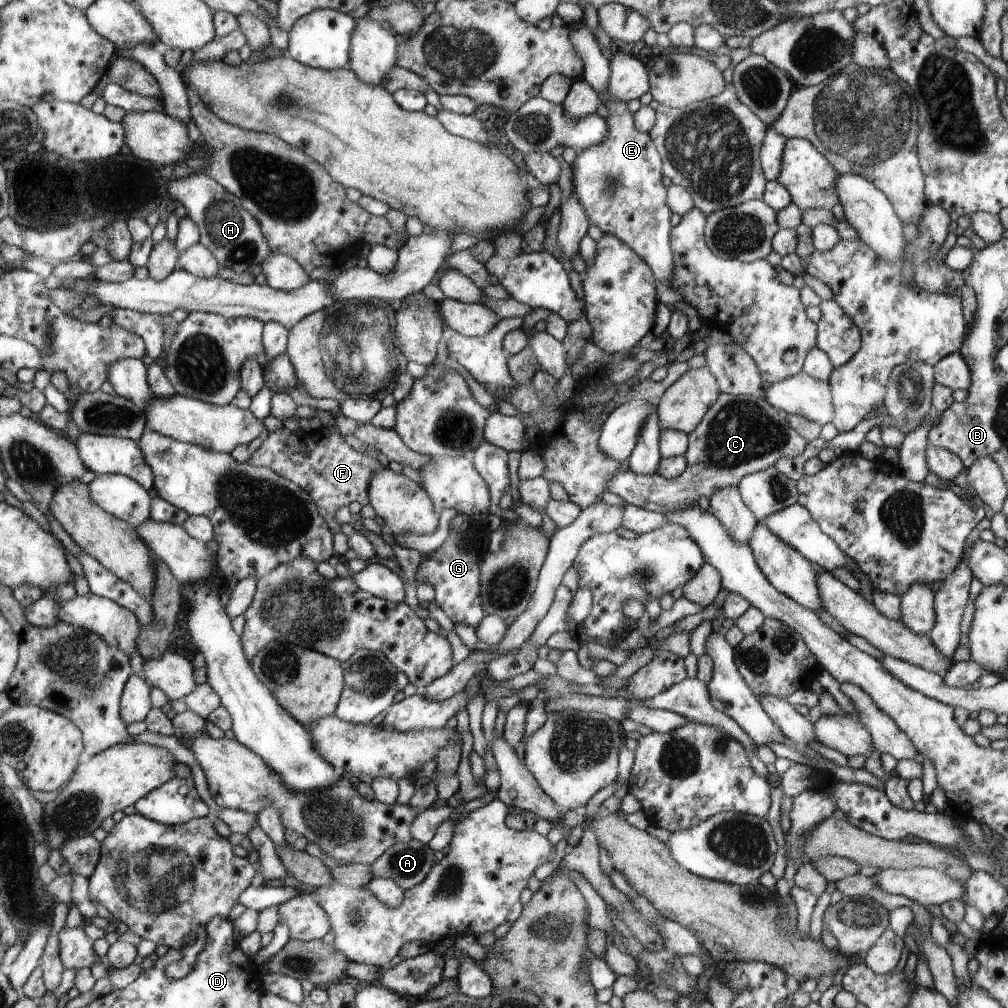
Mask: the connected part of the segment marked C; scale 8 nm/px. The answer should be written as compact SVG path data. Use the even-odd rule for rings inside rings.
M757 392L756 394L740 394L737 398L722 395L710 405L700 424L688 435L689 445L683 454L687 460L687 467L679 477L665 479L658 477L656 473L639 475L628 469L620 471L618 475L611 476L610 487L607 488L607 491L620 496L629 505L664 515L666 511L698 505L698 499L701 496L710 498L718 489L737 485L749 474L774 467L774 463L779 458L798 456L808 444L807 440L804 440L804 437L800 436L786 419L780 417L780 410L768 404L768 401L760 399L758 395Z

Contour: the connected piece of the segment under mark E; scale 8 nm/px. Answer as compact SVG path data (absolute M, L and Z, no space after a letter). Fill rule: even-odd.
M610 97L609 99L603 100L604 106L608 108L608 116L605 118L608 130L606 136L602 139L602 142L598 144L589 146L585 148L578 156L575 158L573 164L573 193L576 195L576 198L582 203L584 212L588 217L590 226L598 226L604 235L612 235L613 237L618 237L624 244L627 244L638 253L645 261L647 261L648 266L652 269L652 272L655 273L656 280L662 281L664 284L667 284L668 281L672 280L672 275L674 272L674 259L670 246L671 239L671 230L672 224L670 224L670 216L672 216L672 210L667 205L667 188L662 184L662 157L660 156L659 149L656 148L652 136L648 133L644 133L640 130L634 119L634 114L628 109L628 103L626 101L621 101L620 99L615 99Z

